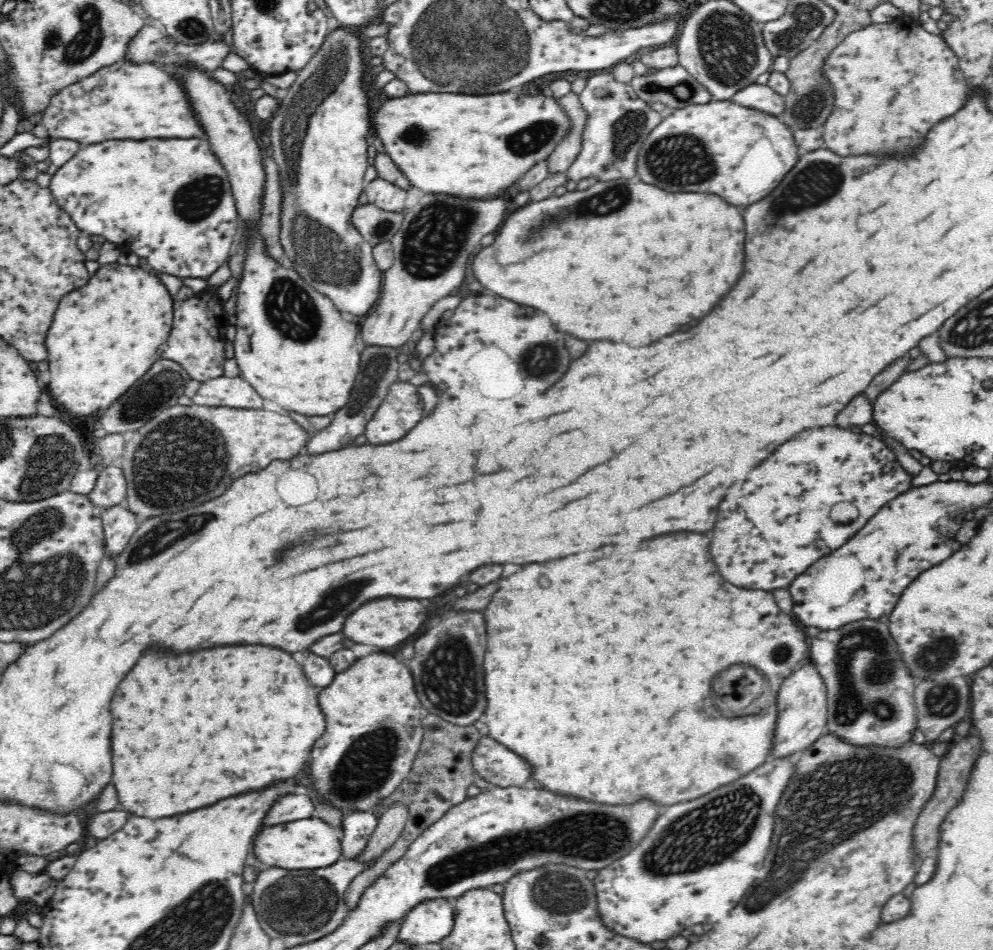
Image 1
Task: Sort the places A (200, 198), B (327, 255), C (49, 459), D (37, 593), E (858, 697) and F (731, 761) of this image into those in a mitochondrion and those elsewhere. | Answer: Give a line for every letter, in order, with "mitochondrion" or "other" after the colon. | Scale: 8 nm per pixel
A: mitochondrion
B: mitochondrion
C: mitochondrion
D: mitochondrion
E: mitochondrion
F: mitochondrion

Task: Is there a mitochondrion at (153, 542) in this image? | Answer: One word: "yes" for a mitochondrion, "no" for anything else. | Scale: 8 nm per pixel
yes

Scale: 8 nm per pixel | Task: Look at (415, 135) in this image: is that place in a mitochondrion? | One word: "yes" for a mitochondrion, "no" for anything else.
yes

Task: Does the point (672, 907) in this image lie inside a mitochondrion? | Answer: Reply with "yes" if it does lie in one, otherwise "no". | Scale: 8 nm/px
no

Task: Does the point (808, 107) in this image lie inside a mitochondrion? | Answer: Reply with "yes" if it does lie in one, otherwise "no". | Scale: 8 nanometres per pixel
yes

